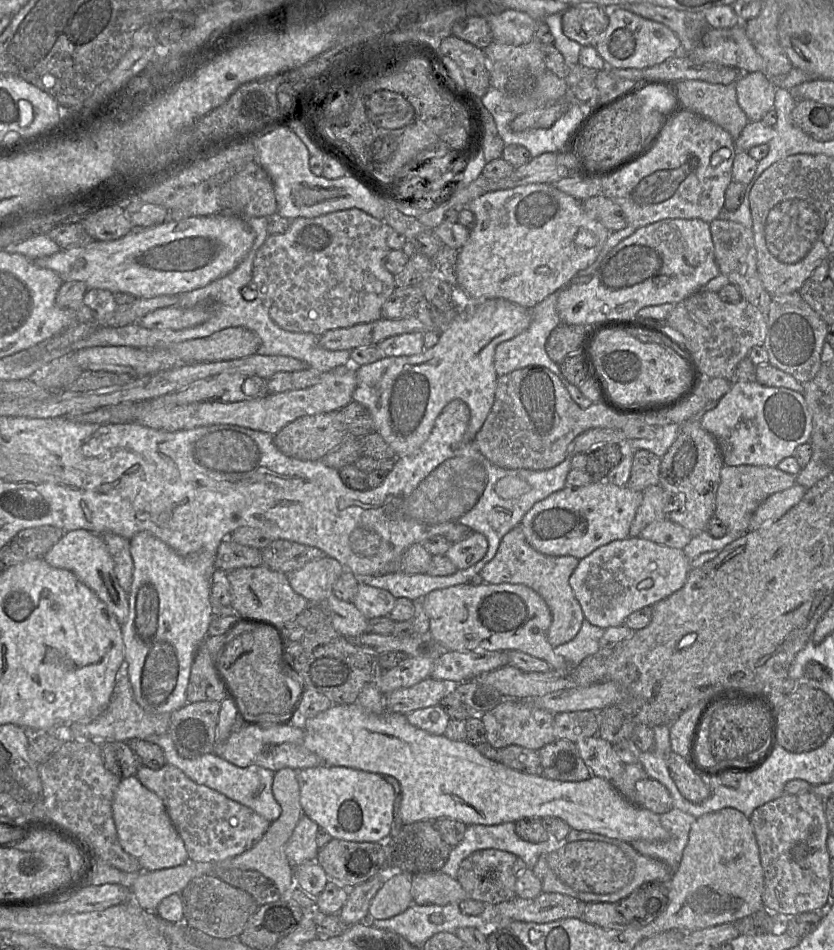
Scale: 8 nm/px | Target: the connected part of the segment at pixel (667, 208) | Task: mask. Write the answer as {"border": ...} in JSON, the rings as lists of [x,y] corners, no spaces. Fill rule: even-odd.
{"border":[[[691,111],[666,115],[651,151],[613,175],[602,178],[603,195],[622,209],[627,226],[639,229],[665,219],[701,219],[710,223],[720,217],[725,192],[732,179],[732,164],[737,154],[734,140],[722,127]]]}

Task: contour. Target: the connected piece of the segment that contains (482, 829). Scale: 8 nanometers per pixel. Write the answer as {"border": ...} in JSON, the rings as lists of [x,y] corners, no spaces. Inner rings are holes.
{"border":[[[513,822],[498,825],[472,824],[466,826],[462,841],[451,847],[448,860],[440,872],[456,878],[461,862],[473,852],[484,849],[510,852],[520,857],[526,868],[534,869],[539,857],[547,854],[552,846],[552,840],[541,843],[523,840],[516,834]]]}

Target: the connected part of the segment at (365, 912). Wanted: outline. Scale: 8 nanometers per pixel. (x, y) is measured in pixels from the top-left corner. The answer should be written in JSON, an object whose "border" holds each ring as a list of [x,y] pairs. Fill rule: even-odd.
{"border":[[[385,864],[377,875],[349,889],[347,901],[339,913],[340,919],[349,926],[366,921],[369,917],[370,903],[390,873]]]}

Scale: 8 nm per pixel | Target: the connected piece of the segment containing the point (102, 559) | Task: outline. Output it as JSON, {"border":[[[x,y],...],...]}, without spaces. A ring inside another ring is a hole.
{"border":[[[82,529],[65,532],[46,553],[44,559],[55,568],[67,569],[74,573],[108,606],[121,625],[126,622],[129,615],[128,593],[119,584],[114,560],[101,535]]]}

